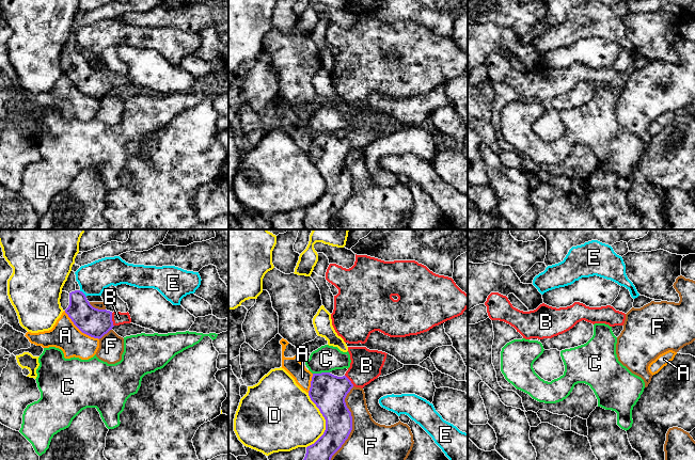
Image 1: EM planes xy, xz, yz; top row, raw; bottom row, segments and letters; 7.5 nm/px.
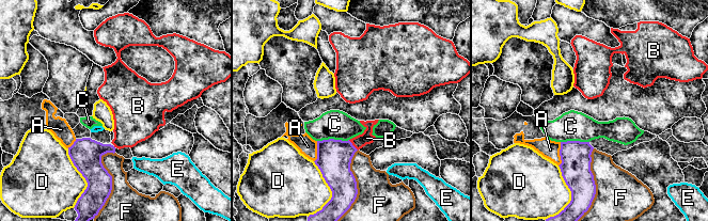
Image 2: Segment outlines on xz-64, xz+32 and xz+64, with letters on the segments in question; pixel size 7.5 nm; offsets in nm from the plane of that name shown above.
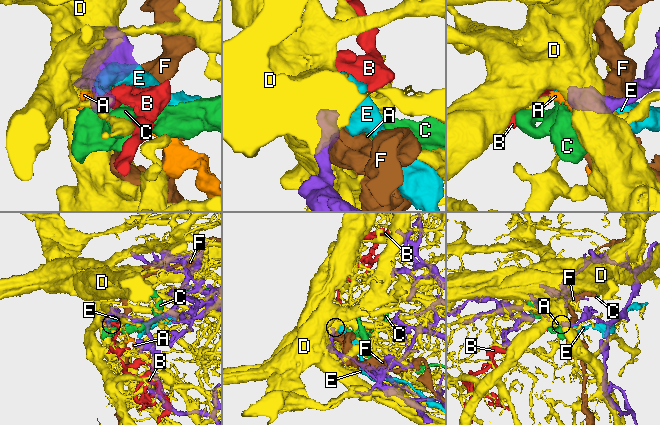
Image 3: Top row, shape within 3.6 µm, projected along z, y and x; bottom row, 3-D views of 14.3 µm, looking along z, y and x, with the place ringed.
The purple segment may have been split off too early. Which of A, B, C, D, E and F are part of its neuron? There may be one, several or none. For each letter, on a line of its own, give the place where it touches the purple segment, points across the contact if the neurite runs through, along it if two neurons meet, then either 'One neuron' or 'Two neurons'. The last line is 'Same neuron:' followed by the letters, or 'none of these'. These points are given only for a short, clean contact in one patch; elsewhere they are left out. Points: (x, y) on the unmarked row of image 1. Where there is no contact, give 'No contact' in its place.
A: Touches purple at xy (80, 91). Two neurons
B: Touches purple at xy (111, 80). Path across: xy (94, 83), (111, 80), (119, 79). One neuron
C: Touches purple at xz (320, 135). Boundary: xz (329, 132), (313, 135). Two neurons
D: Touches purple at xz (326, 183). Two neurons
E: Touches purple at xy (83, 54). Two neurons
F: Touches purple at xz (351, 188). Two neurons
Same neuron: B

